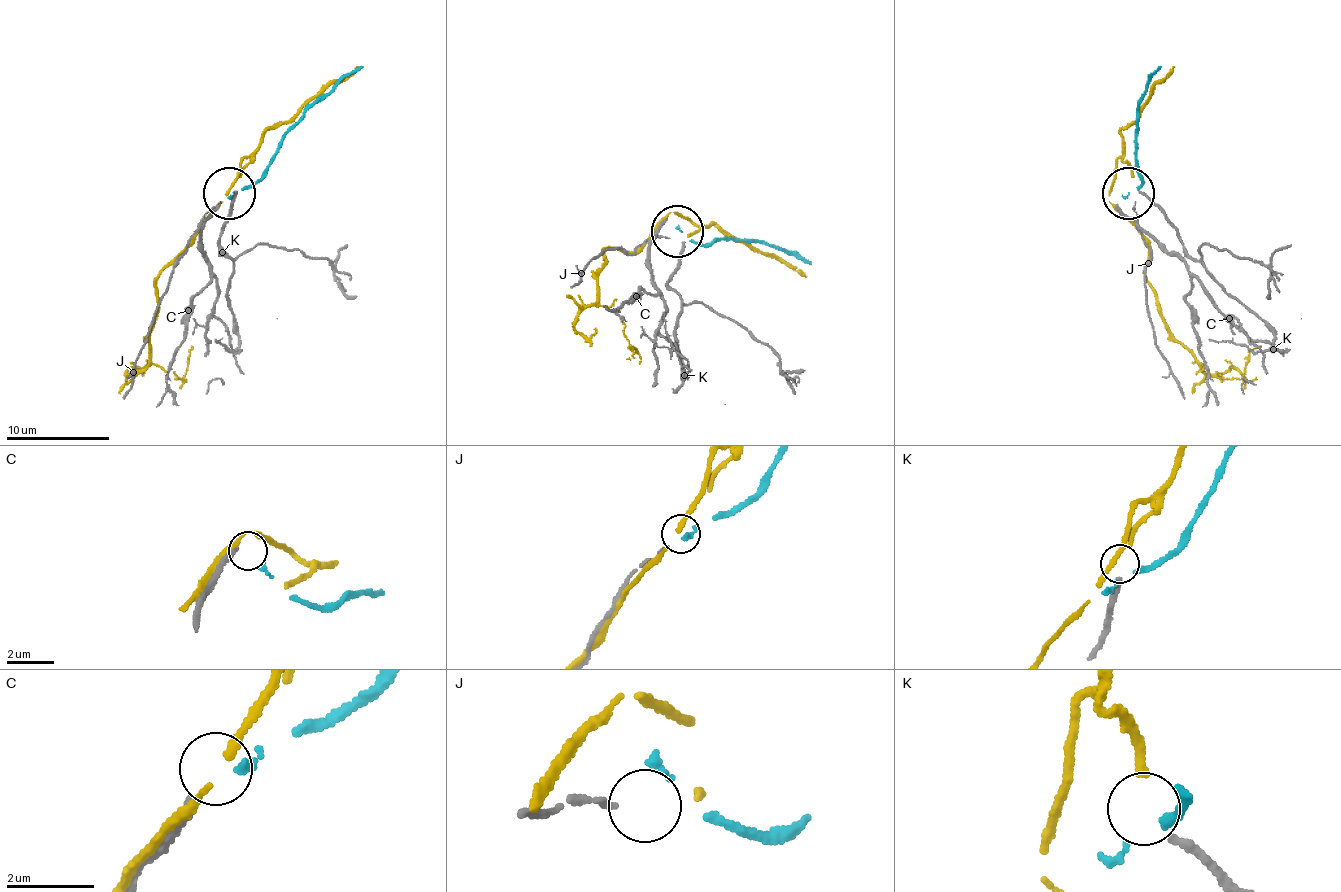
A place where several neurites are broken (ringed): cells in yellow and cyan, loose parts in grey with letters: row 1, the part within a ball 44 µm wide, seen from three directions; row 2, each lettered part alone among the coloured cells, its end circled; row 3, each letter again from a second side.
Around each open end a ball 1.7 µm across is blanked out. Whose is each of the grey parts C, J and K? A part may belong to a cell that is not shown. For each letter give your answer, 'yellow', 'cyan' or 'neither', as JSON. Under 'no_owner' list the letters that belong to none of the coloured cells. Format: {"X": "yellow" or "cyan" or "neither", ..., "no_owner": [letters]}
{"C": "cyan", "J": "neither", "K": "yellow", "no_owner": ["J"]}

